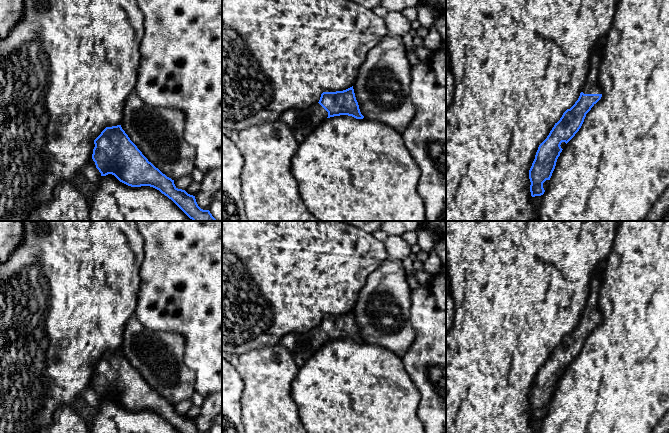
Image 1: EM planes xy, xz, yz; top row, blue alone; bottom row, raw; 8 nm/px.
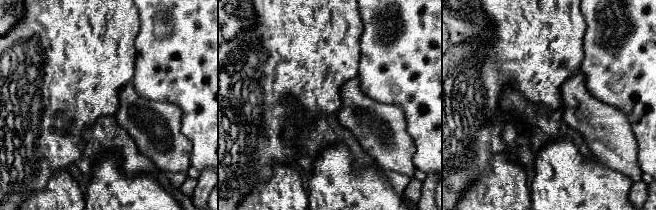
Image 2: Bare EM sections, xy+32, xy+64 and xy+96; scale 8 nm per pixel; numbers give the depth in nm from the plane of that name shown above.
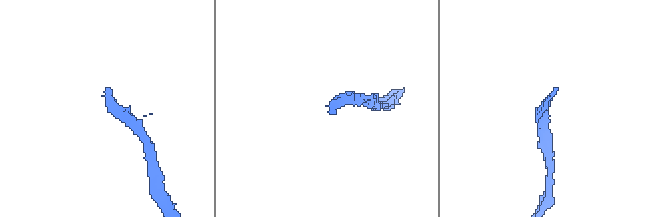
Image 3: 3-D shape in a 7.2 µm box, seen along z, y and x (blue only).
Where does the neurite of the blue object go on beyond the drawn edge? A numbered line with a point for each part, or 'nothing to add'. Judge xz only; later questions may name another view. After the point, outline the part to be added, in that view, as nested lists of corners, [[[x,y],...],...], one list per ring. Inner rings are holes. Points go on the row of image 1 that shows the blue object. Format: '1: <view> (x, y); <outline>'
1: xz (302, 122); [[[317,103],[305,109],[288,110],[280,116],[279,121],[287,125],[296,140],[301,143],[327,117],[328,112]]]

